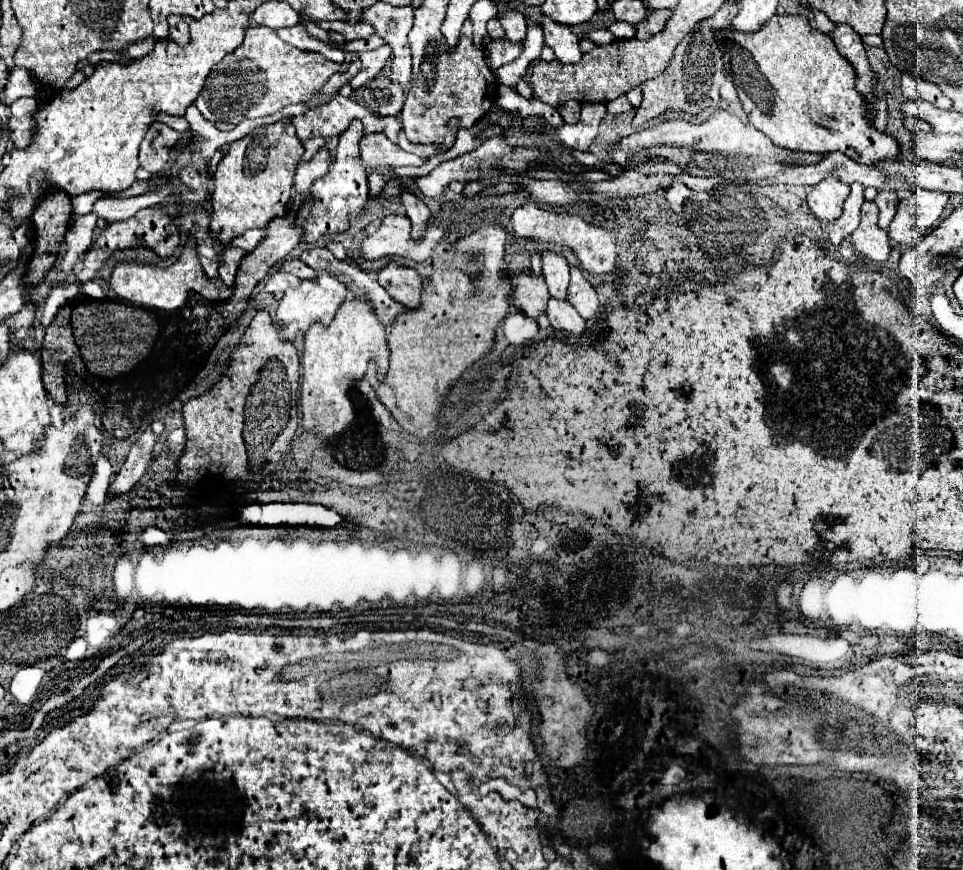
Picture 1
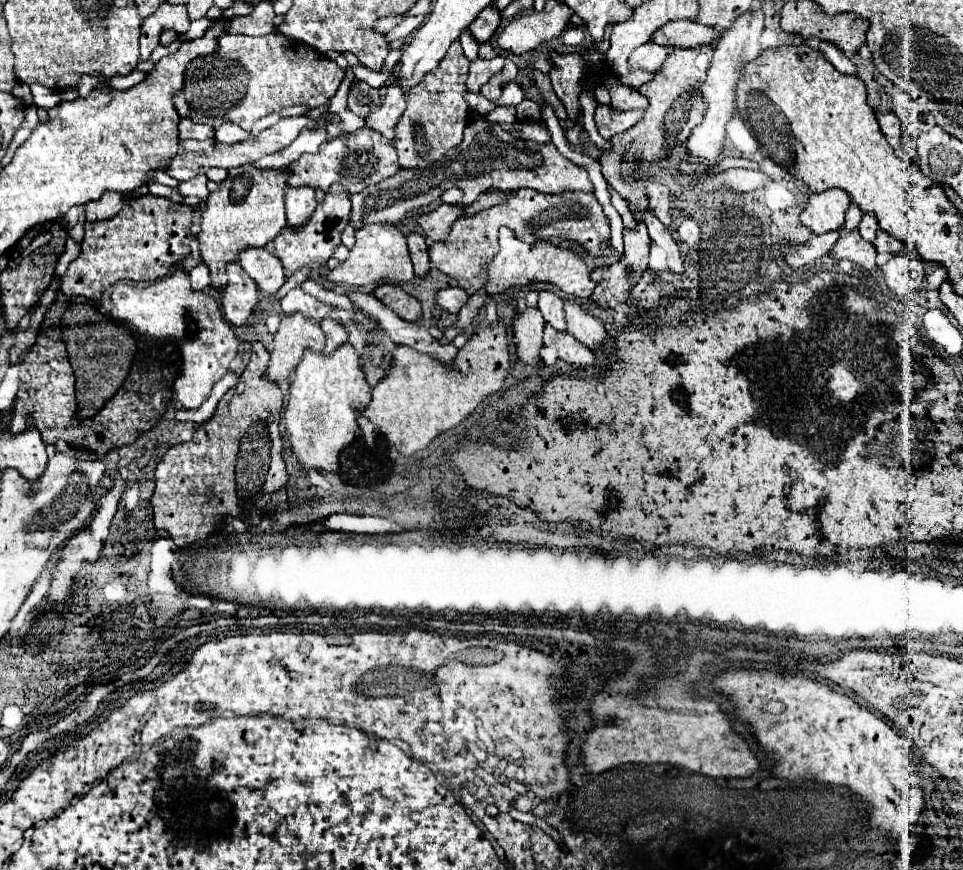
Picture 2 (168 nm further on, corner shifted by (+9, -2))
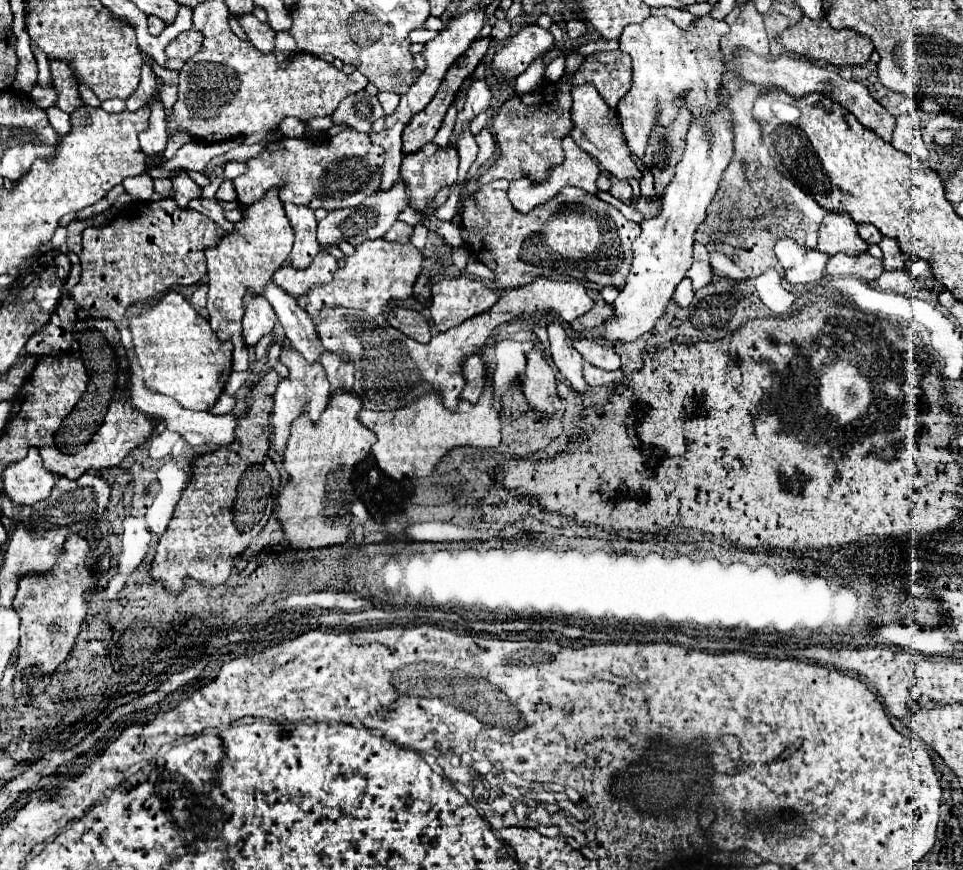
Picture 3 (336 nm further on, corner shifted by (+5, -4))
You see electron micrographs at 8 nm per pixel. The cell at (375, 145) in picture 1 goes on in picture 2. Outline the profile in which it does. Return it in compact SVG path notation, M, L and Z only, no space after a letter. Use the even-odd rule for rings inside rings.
M359 128L351 136L323 142L317 154L303 154L287 170L289 170L289 176L287 176L289 186L311 186L311 188L321 188L323 192L327 192L331 184L339 182L343 184L345 190L355 194L355 192L361 192L369 184L377 184L379 180L393 176L401 168L397 164L395 146L387 138L383 138L379 132L371 128Z

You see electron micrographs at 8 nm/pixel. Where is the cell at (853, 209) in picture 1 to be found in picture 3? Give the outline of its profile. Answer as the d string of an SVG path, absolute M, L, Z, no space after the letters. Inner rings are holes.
M781 238L775 244L777 258L785 268L785 280L791 284L817 284L825 272L825 264L829 260L827 254L819 250L809 250L797 246L791 238Z

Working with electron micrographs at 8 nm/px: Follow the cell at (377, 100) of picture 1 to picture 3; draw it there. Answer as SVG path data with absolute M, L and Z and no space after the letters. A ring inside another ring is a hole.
M367 92L351 94L347 96L335 114L331 116L333 124L347 124L355 128L357 132L369 132L371 124L383 116L383 108L377 100L377 96L371 96Z

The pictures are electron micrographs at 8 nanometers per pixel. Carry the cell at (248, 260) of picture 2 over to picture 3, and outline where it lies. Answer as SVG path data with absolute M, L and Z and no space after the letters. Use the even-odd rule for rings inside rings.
M269 282L265 286L265 298L273 306L289 344L299 354L303 354L307 362L317 362L323 354L323 346L319 344L315 324L307 318L307 314L303 314L305 310L301 310L299 302L285 294L275 282Z

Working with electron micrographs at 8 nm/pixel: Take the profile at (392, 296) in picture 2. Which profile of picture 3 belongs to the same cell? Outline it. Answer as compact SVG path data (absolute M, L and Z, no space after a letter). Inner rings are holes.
M393 308L387 316L387 322L397 328L399 332L403 332L405 336L409 336L411 340L417 340L421 344L427 344L431 340L429 334L429 324L427 320L415 312L415 310L407 310L407 308Z

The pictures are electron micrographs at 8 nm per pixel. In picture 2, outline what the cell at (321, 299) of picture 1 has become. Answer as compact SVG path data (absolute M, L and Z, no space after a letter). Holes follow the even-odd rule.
M285 314L277 332L273 334L273 350L267 366L267 374L281 386L291 382L295 366L301 360L303 348L313 348L321 352L325 346L325 334L315 320L307 320L307 316Z

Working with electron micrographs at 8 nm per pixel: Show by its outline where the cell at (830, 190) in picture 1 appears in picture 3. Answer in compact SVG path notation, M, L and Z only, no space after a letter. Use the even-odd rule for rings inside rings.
M831 212L825 216L825 220L821 222L821 228L819 228L819 244L817 244L817 250L819 252L825 252L829 256L835 256L839 252L843 254L863 254L869 250L867 242L863 242L857 234L857 224L851 220L851 216L847 214L837 214L837 212Z

